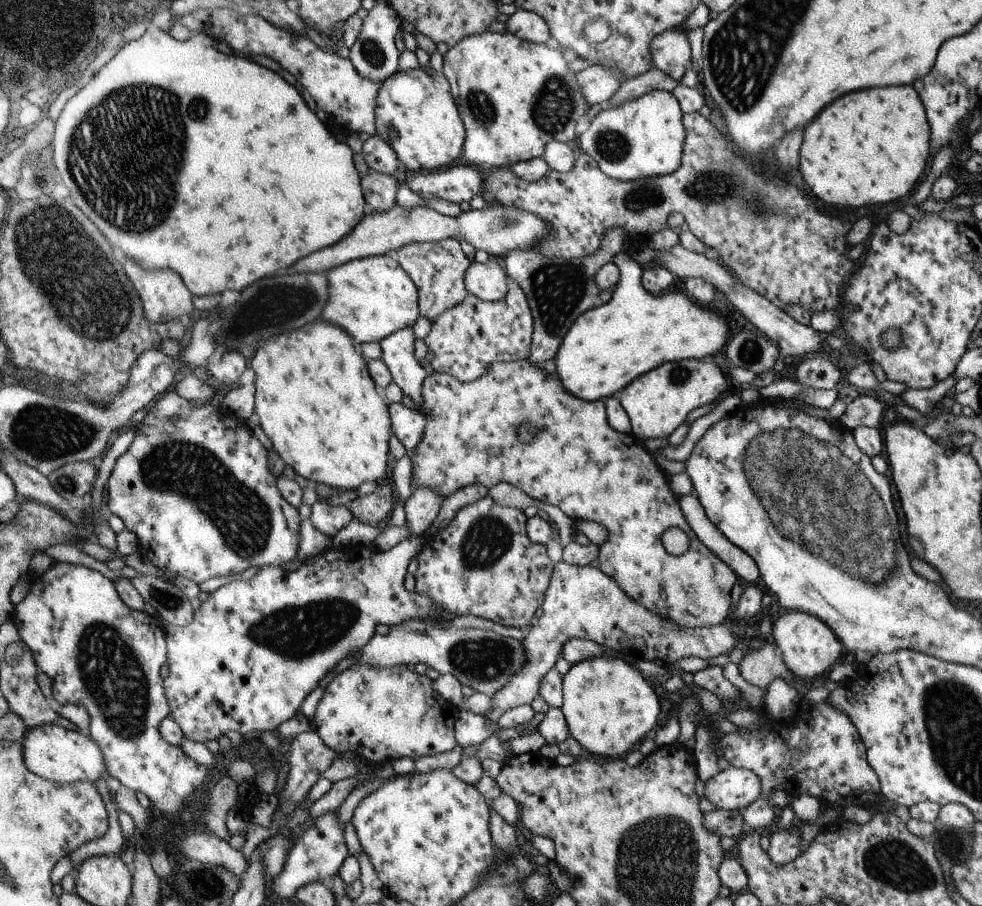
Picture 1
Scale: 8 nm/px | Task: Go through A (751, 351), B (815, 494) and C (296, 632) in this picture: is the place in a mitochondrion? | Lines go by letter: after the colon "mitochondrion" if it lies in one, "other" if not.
A: mitochondrion
B: mitochondrion
C: mitochondrion

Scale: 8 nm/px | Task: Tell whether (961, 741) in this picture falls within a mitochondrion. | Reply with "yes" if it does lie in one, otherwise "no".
yes

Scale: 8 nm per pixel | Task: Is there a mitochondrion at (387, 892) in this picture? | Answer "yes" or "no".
no

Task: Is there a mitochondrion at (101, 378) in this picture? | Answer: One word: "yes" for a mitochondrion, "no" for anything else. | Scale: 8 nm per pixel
no

